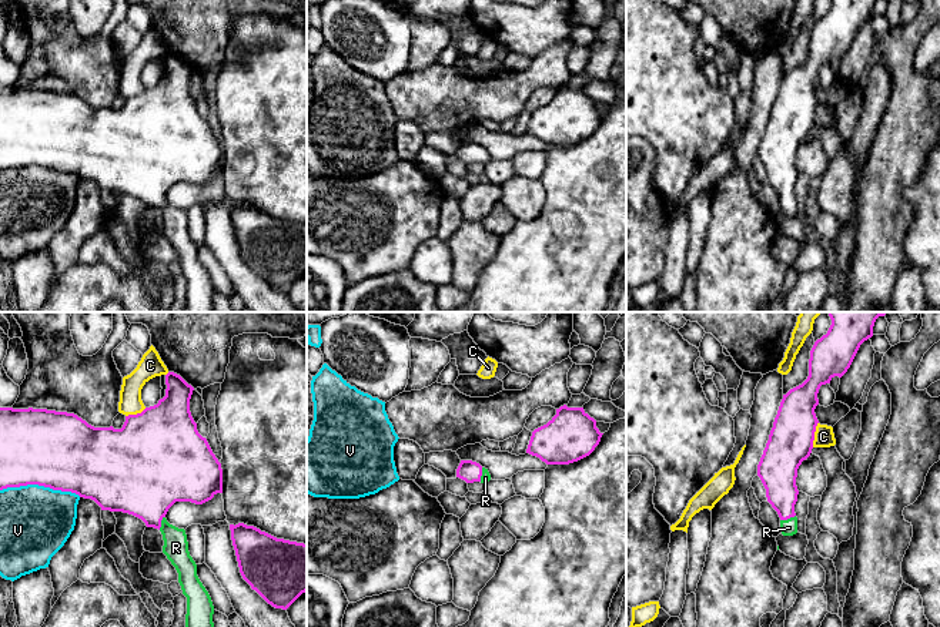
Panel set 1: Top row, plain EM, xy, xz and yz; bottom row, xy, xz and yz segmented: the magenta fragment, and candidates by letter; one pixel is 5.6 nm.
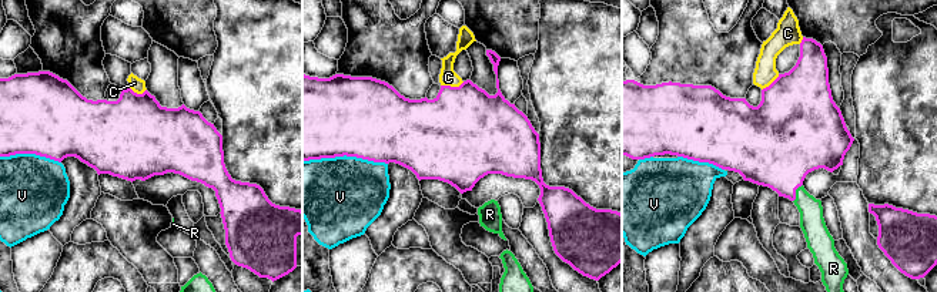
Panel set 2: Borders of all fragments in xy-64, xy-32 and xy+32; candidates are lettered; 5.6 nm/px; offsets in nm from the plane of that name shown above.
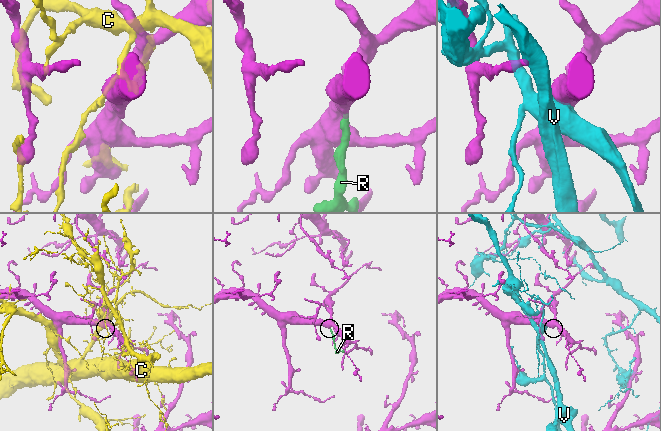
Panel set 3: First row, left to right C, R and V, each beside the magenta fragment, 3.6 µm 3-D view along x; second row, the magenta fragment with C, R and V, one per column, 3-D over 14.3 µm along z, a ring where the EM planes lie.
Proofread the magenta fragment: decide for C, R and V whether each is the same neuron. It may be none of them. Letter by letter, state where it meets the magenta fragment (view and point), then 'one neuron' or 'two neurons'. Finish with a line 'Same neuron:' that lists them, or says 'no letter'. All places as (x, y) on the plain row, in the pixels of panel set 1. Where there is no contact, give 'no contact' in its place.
C: yz (813, 116) | two neurons
R: yz (788, 198) | one neuron
V: xy (40, 166) | two neurons
Same neuron: R

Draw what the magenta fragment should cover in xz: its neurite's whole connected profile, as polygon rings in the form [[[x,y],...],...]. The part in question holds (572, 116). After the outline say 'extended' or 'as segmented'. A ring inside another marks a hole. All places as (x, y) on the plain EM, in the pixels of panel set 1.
[[[583,88],[556,90],[556,95],[532,113],[526,134],[546,145],[569,145],[589,137],[603,114]]]; as segmented

